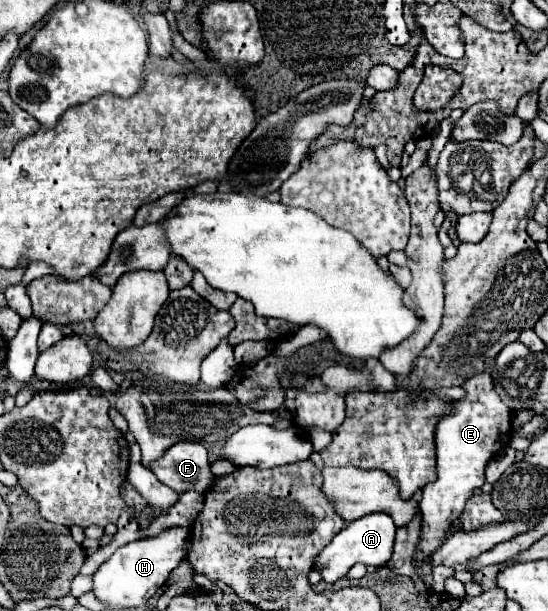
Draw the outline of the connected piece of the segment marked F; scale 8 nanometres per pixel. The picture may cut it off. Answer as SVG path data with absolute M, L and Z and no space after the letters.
M182 441L170 447L162 459L152 463L152 473L176 493L198 491L206 493L206 487L216 481L208 465L208 453L202 443Z

